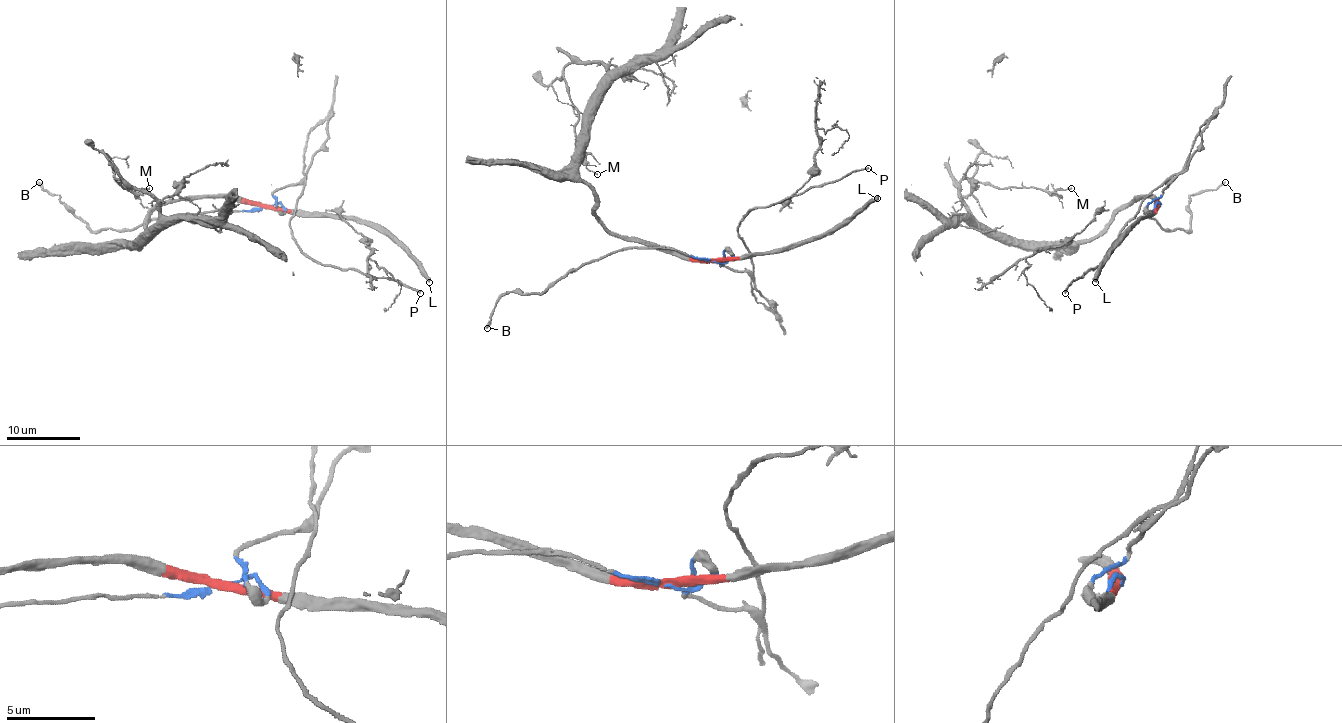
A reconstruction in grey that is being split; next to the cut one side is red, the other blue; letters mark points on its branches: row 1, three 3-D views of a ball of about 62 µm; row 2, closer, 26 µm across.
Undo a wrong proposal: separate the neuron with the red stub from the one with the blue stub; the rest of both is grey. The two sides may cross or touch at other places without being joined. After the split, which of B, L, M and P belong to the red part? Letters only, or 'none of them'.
L, M

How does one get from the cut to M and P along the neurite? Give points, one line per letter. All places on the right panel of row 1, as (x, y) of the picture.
M: (1159, 206), (1133, 199), (1087, 239), (1011, 241), (990, 234), (960, 199), (966, 178), (1072, 188)
P: (1159, 206), (1157, 201), (1168, 186), (1166, 182), (1140, 204), (1105, 260), (1075, 278), (1064, 293)

